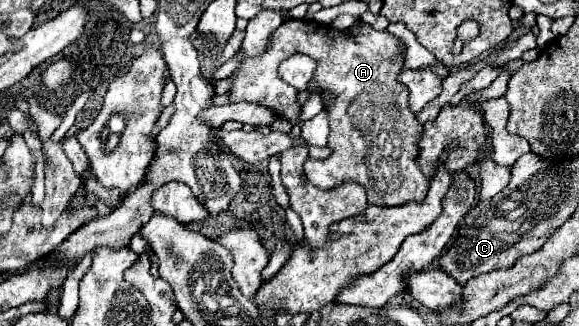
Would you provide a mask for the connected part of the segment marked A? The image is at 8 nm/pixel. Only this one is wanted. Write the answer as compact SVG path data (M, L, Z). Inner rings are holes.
M289 19L273 33L273 41L261 57L245 59L235 69L235 77L233 77L233 85L231 85L231 101L263 103L263 105L271 107L277 115L295 123L299 119L299 111L301 111L299 103L295 101L297 91L277 75L277 67L285 57L289 57L293 53L311 55L313 59L319 61L313 81L317 81L321 91L335 93L335 101L333 101L333 105L327 107L329 127L331 127L327 147L331 147L333 153L325 161L309 159L309 163L305 163L307 179L313 185L317 185L319 189L331 189L345 179L353 179L367 189L369 203L375 203L375 205L393 207L393 205L403 205L407 201L421 201L429 187L429 179L423 175L423 171L417 163L417 151L419 151L417 139L421 139L423 123L417 123L417 113L409 111L409 89L403 83L399 83L399 73L403 71L403 65L405 65L405 55L401 53L401 45L403 45L403 41L397 39L395 35L391 35L387 29L377 31L371 25L363 25L361 33L357 37L353 37L345 31L335 31L331 27L327 29L327 25L321 25L315 21L311 23L311 21L303 21L303 19Z

